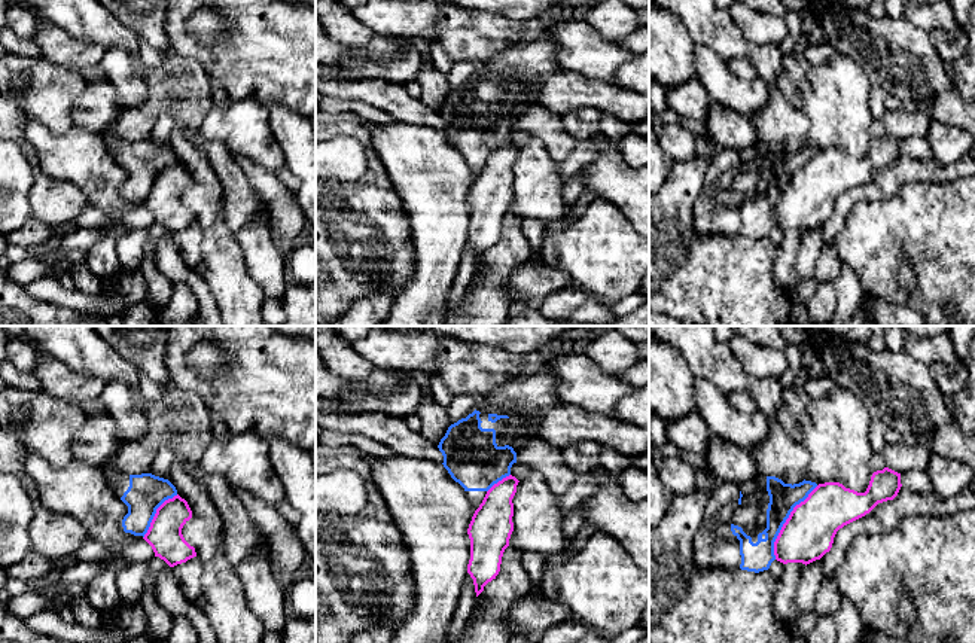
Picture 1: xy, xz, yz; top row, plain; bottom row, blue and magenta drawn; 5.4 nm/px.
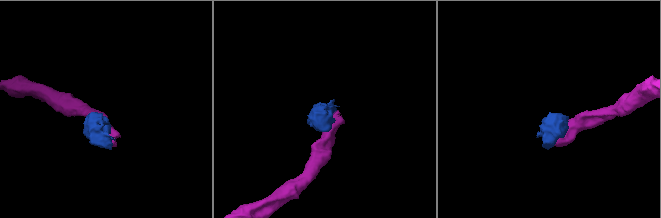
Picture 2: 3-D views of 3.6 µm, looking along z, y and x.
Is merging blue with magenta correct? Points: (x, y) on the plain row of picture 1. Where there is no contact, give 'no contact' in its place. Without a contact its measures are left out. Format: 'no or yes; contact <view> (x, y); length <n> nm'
no; contact yz (785, 188); length 460 nm

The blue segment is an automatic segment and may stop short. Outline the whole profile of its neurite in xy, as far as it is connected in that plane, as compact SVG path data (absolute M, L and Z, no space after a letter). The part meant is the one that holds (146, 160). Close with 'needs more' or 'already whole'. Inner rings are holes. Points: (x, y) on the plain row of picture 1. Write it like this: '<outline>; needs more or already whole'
M112 128L101 131L101 137L109 146L113 158L128 173L128 180L122 186L125 199L143 202L147 199L156 176L168 165L177 162L176 153L164 144L152 140L124 141L112 135Z; needs more

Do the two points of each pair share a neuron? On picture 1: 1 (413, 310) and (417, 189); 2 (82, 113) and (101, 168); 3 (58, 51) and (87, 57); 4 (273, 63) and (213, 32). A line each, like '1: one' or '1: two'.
1: one
2: two
3: one
4: two

